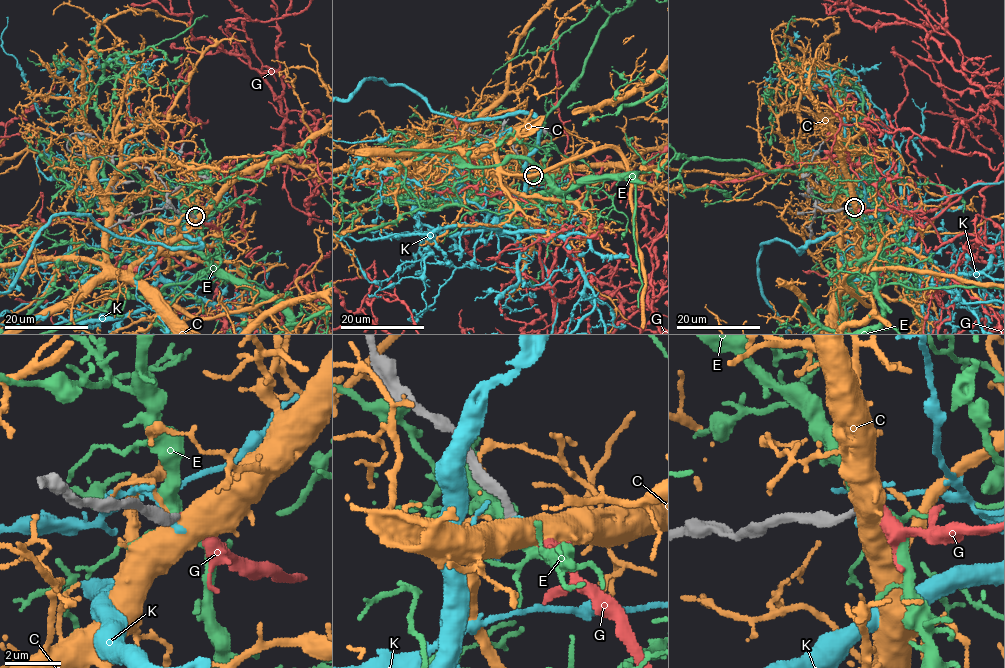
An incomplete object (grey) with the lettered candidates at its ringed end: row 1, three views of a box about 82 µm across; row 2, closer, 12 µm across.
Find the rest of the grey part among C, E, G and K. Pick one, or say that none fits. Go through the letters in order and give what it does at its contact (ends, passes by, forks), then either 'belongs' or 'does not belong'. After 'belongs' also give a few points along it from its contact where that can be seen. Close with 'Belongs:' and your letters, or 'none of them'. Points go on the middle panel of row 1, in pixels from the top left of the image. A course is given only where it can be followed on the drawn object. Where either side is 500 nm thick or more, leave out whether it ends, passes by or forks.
C: does not belong
E: it passes by | does not belong
G: it ends | belongs
K: it ends | does not belong
Belongs: G

